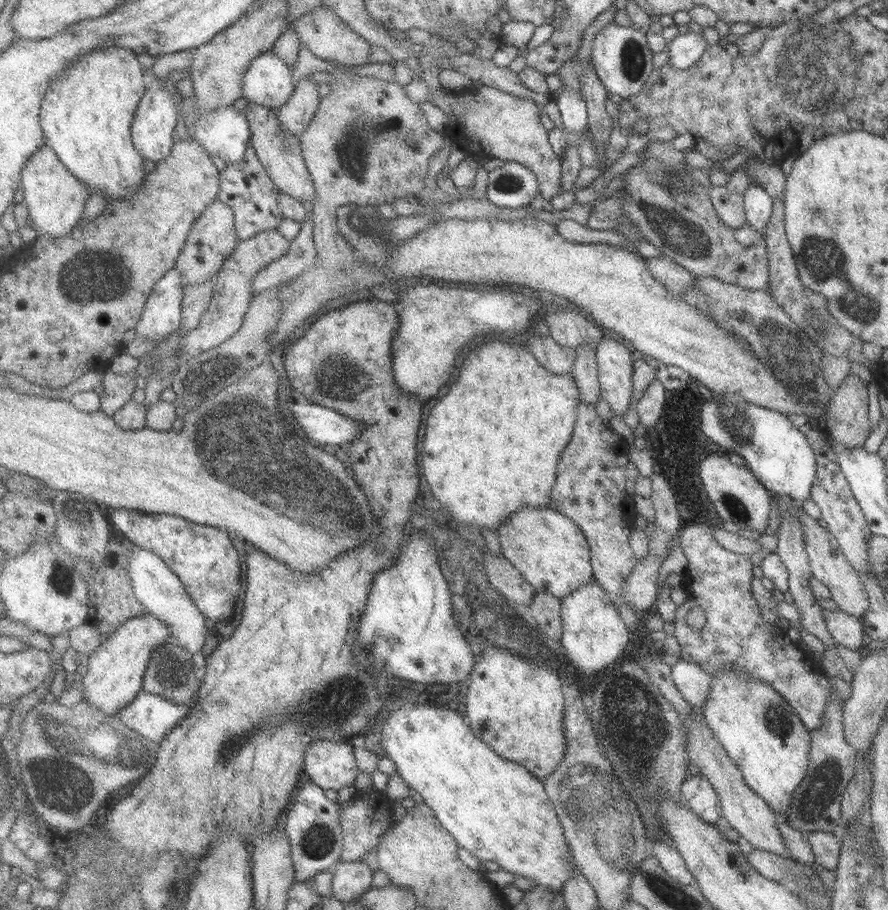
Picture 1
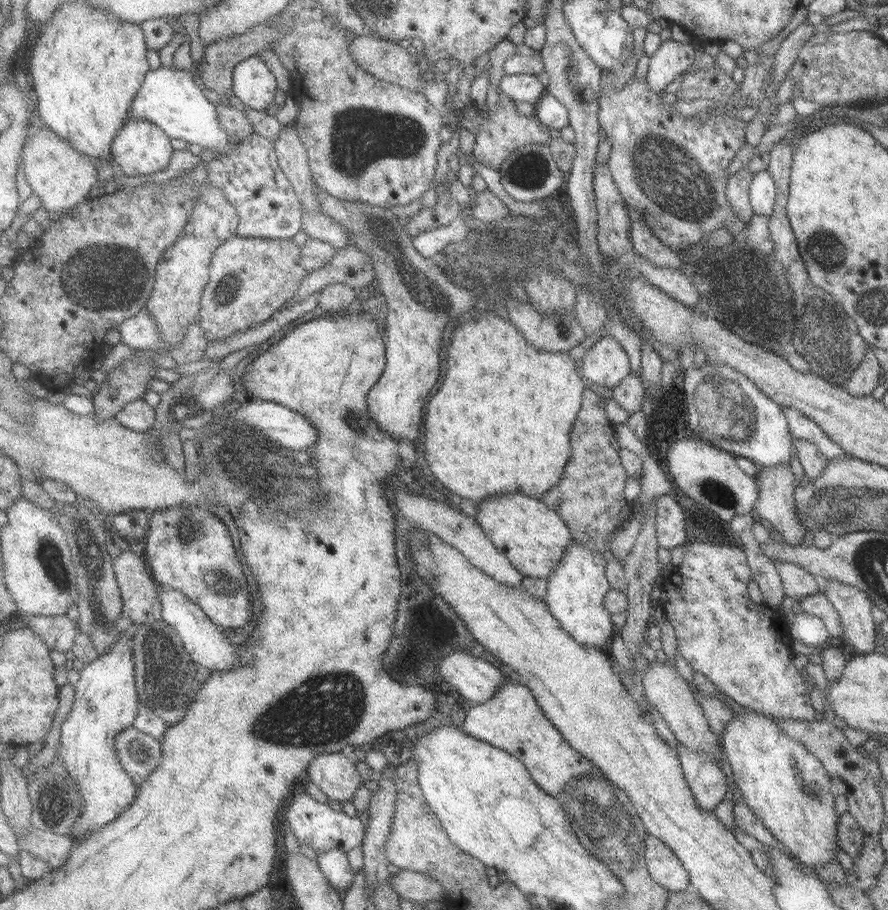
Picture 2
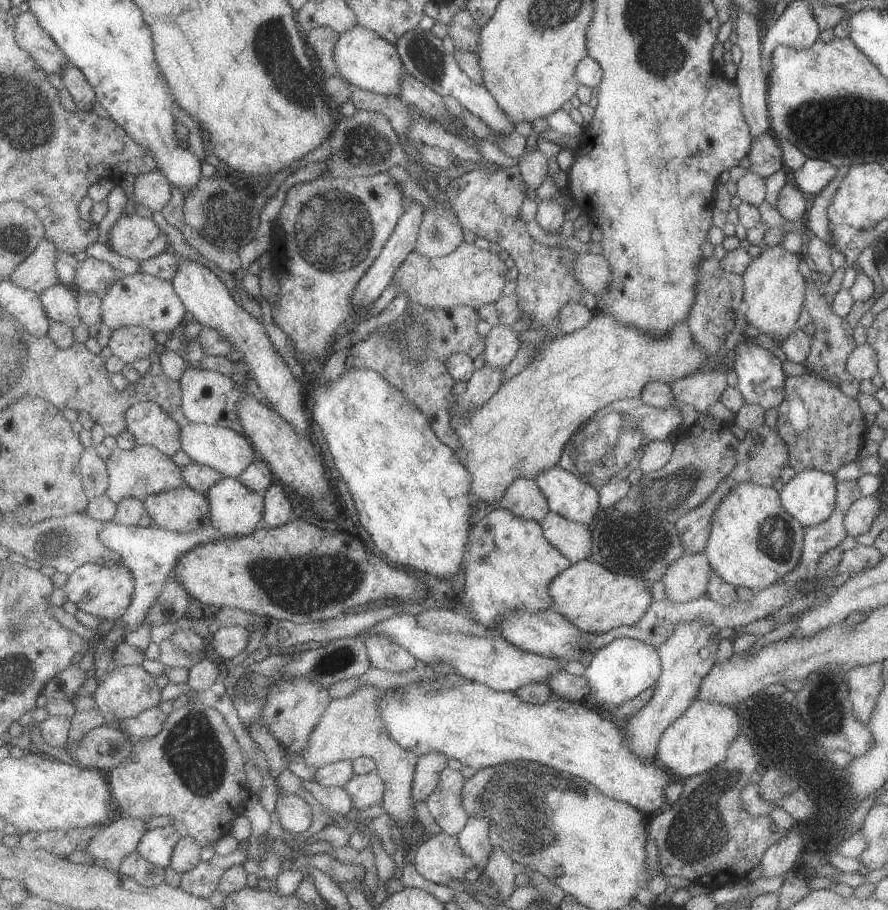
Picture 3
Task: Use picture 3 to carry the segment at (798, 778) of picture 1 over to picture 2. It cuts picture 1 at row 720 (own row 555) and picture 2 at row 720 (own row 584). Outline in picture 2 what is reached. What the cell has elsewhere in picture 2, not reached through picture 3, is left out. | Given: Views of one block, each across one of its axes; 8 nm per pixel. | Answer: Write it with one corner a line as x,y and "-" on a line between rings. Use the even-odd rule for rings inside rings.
746,708
747,713
743,716
736,715
733,716
733,719
727,724
726,731
724,731
723,743
725,748
725,754
728,756
730,761
733,777
735,780
735,786
740,789
740,792
743,794
742,799
750,807
750,810
754,812
756,818
760,819
760,822
774,835
776,840
779,840
788,850
791,852
791,856
800,861
807,868
818,868
819,866
824,866
829,862
834,862
837,860
837,850
839,849
839,836
837,824
839,821
839,816
836,816
836,810
834,809
834,802
836,802
836,792
834,789
834,784
831,781
831,778
828,776
826,769
823,767
820,759
812,753
808,748
803,744
796,743
794,739
790,739
782,733
782,729
777,725
776,722
768,716
760,712
753,712

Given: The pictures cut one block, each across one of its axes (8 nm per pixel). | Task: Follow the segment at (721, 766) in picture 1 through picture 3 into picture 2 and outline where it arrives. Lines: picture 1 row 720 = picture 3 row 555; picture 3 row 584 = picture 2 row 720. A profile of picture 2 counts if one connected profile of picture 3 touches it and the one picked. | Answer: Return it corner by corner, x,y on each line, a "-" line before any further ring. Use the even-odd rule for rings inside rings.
654,660
643,672
642,684
648,701
659,710
666,724
673,731
677,742
693,751
711,752
719,764
719,737
709,727
701,704
690,690
690,683
679,676
674,667

